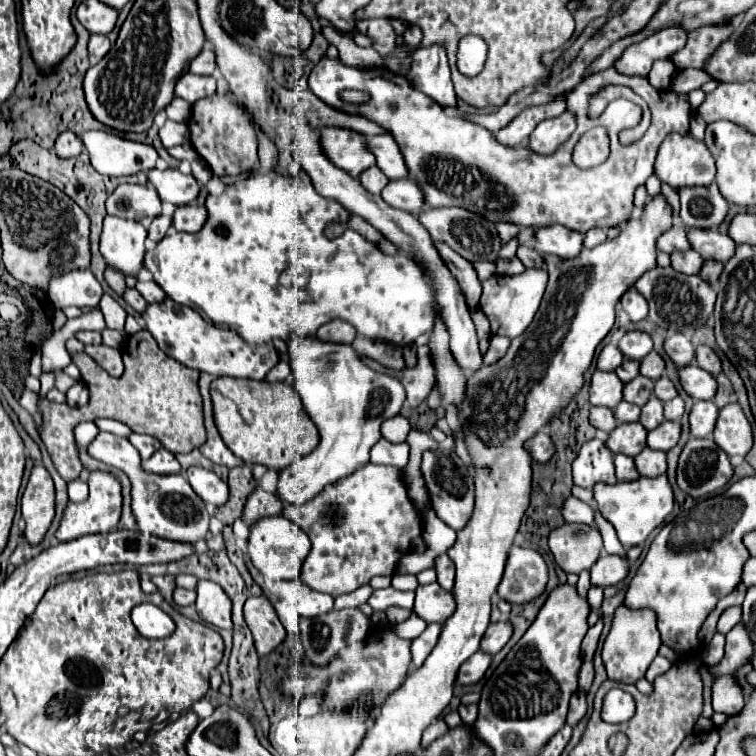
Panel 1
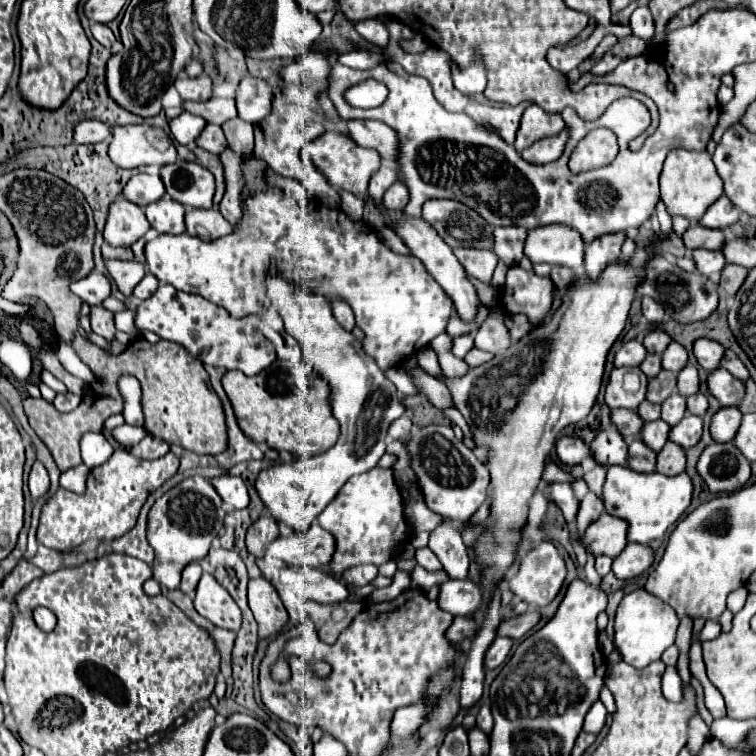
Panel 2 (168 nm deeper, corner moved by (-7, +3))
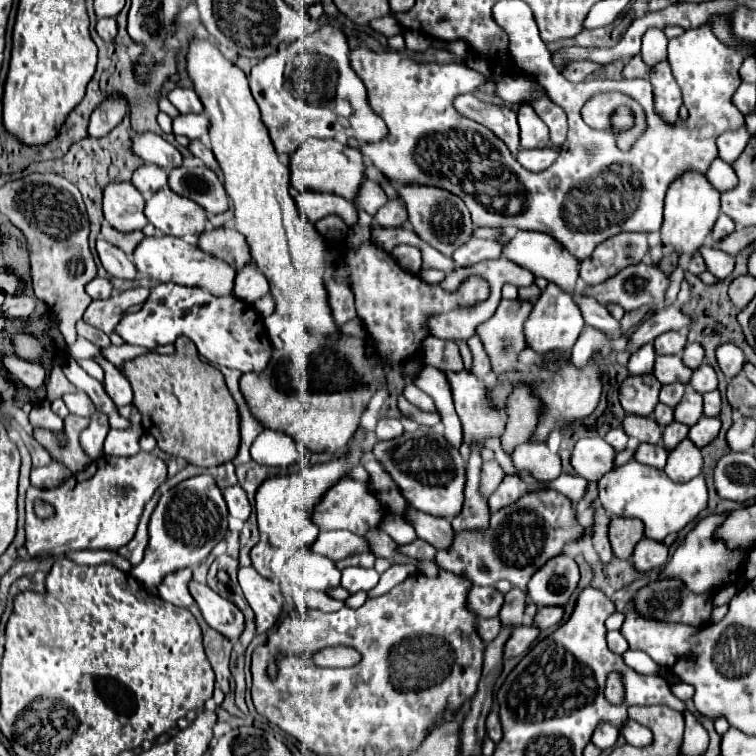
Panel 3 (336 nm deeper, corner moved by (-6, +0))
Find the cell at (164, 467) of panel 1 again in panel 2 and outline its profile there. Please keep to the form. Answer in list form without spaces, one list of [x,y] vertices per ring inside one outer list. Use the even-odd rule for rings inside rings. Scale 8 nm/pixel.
[[[114,452],[106,464],[90,470],[84,494],[58,488],[58,492],[42,504],[36,540],[50,550],[66,552],[84,544],[86,540],[120,538],[136,526],[140,508],[144,506],[148,494],[158,490],[176,472],[178,458],[172,452],[158,460],[140,460],[124,452]]]

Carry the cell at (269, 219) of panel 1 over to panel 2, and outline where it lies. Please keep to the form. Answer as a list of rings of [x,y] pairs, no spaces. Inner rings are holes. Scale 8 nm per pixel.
[[[280,188],[264,192],[258,198],[246,200],[242,222],[228,238],[220,238],[216,242],[202,242],[200,238],[192,238],[186,232],[178,236],[158,234],[146,244],[144,256],[148,270],[160,282],[168,282],[184,292],[200,294],[210,302],[224,306],[232,316],[260,316],[262,308],[270,308],[262,284],[264,272],[270,264],[282,270],[286,278],[292,278],[294,282],[302,280],[330,300],[342,296],[344,300],[348,300],[356,314],[356,326],[366,334],[362,340],[364,352],[376,360],[382,372],[400,366],[404,360],[428,346],[432,338],[442,334],[454,310],[450,296],[426,272],[424,264],[416,260],[416,256],[404,258],[402,254],[388,250],[388,246],[382,244],[382,240],[370,226],[360,220],[350,220],[346,214],[342,214],[342,210],[330,210],[326,206],[320,206],[316,210],[302,210],[300,204]]]

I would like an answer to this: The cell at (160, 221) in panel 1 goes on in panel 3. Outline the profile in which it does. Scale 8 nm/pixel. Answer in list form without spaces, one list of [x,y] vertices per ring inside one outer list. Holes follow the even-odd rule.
[[[169,187],[161,189],[145,203],[145,217],[155,229],[173,237],[193,237],[205,229],[205,211],[191,199],[173,193]]]

